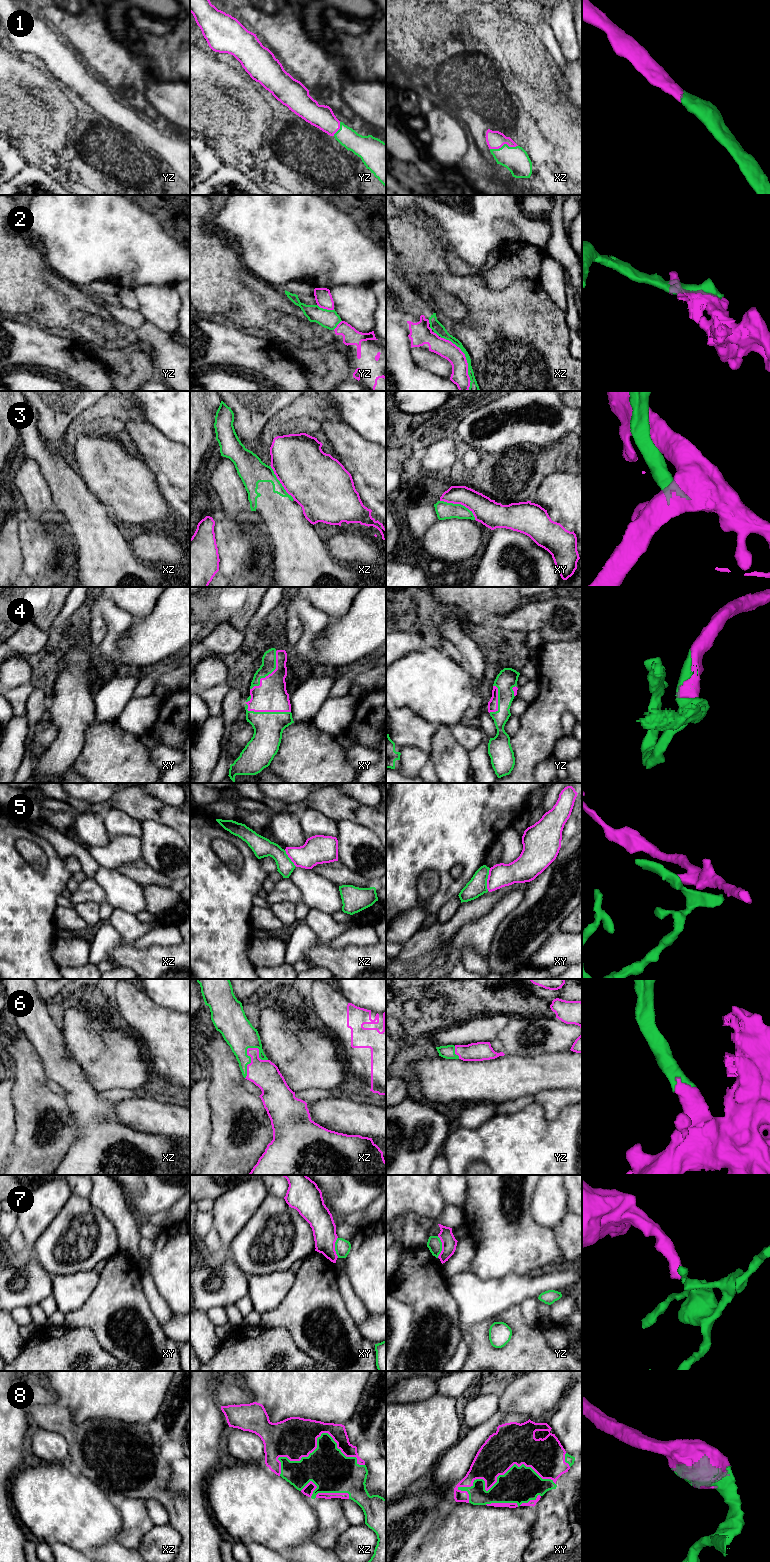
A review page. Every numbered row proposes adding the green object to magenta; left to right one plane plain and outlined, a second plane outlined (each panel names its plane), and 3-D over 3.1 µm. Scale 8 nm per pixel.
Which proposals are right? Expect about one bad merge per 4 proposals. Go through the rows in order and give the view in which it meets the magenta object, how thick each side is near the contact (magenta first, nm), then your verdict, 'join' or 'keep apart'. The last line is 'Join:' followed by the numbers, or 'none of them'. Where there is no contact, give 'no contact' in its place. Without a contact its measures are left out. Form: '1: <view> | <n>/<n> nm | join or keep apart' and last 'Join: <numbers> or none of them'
1: xz | 140/200 nm | join
2: xz | 140/90 nm | join
3: xy | 200/140 nm | keep apart
4: xy | 260/240 nm | join
5: xy | 190/160 nm | keep apart
6: xz | 220/240 nm | join
7: yz | 120/120 nm | keep apart
8: xy | 320/300 nm | join
Join: 1, 2, 4, 6, 8

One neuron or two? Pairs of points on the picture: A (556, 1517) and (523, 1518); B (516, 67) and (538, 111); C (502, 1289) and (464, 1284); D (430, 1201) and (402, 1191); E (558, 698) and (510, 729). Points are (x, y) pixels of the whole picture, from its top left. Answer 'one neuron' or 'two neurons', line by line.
A: two neurons
B: one neuron
C: one neuron
D: one neuron
E: two neurons

